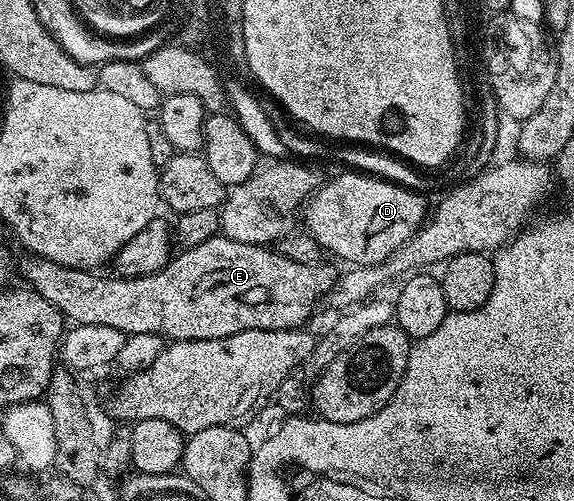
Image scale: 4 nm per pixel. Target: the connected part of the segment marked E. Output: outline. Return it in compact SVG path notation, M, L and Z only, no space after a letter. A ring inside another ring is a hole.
M221 236L209 238L204 240L204 244L178 253L164 268L138 278L105 278L102 272L68 268L47 258L26 256L22 262L22 278L29 289L44 296L48 304L59 310L63 319L75 326L104 324L104 328L116 328L127 335L144 332L161 334L166 340L187 342L216 340L245 330L297 330L305 327L314 305L329 295L339 275L337 269L333 270L327 264L296 264L296 260L288 260L288 256L278 253L277 249L244 244Z

